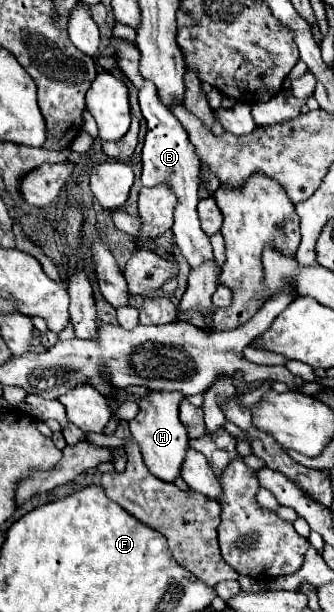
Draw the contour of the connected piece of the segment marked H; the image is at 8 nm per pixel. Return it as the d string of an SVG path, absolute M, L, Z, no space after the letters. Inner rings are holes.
M147 391L139 401L139 413L133 421L129 421L131 435L139 443L143 461L149 467L149 471L159 477L161 481L173 481L181 473L181 463L185 457L185 451L189 447L187 431L183 429L179 421L179 405L185 397L177 391Z

